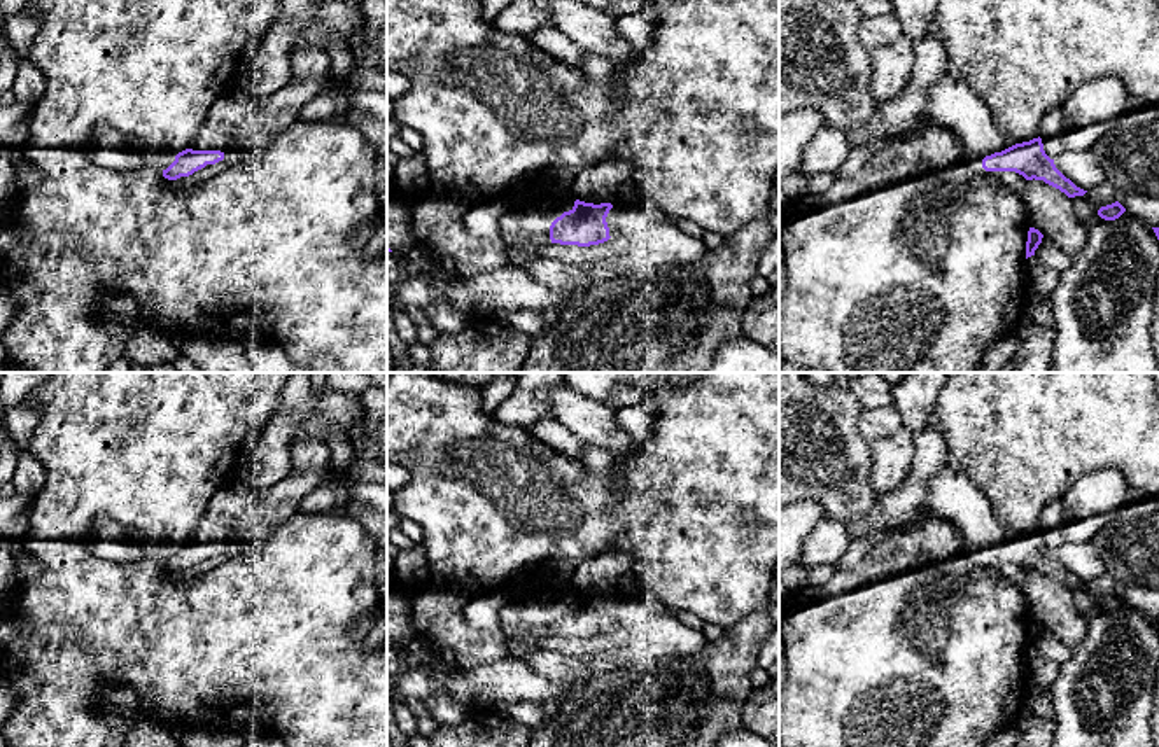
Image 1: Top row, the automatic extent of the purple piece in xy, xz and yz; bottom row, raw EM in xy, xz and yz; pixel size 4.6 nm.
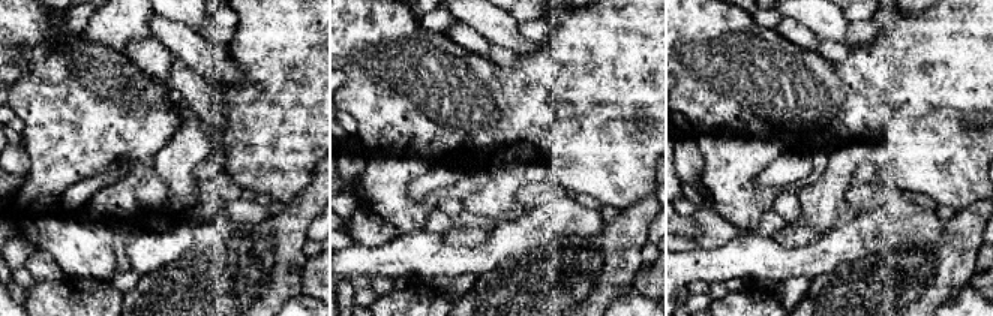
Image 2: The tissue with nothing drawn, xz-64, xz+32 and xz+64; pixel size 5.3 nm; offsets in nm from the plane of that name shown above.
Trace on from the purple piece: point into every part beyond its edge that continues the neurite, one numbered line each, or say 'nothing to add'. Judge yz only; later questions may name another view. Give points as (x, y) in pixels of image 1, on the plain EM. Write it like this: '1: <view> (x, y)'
1: yz (951, 495)

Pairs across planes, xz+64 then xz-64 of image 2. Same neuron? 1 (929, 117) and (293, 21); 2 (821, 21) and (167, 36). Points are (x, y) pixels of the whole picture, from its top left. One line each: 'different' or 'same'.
1: same
2: same

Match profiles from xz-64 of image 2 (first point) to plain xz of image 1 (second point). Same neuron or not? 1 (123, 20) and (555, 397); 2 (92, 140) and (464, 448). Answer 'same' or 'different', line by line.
1: different
2: same

